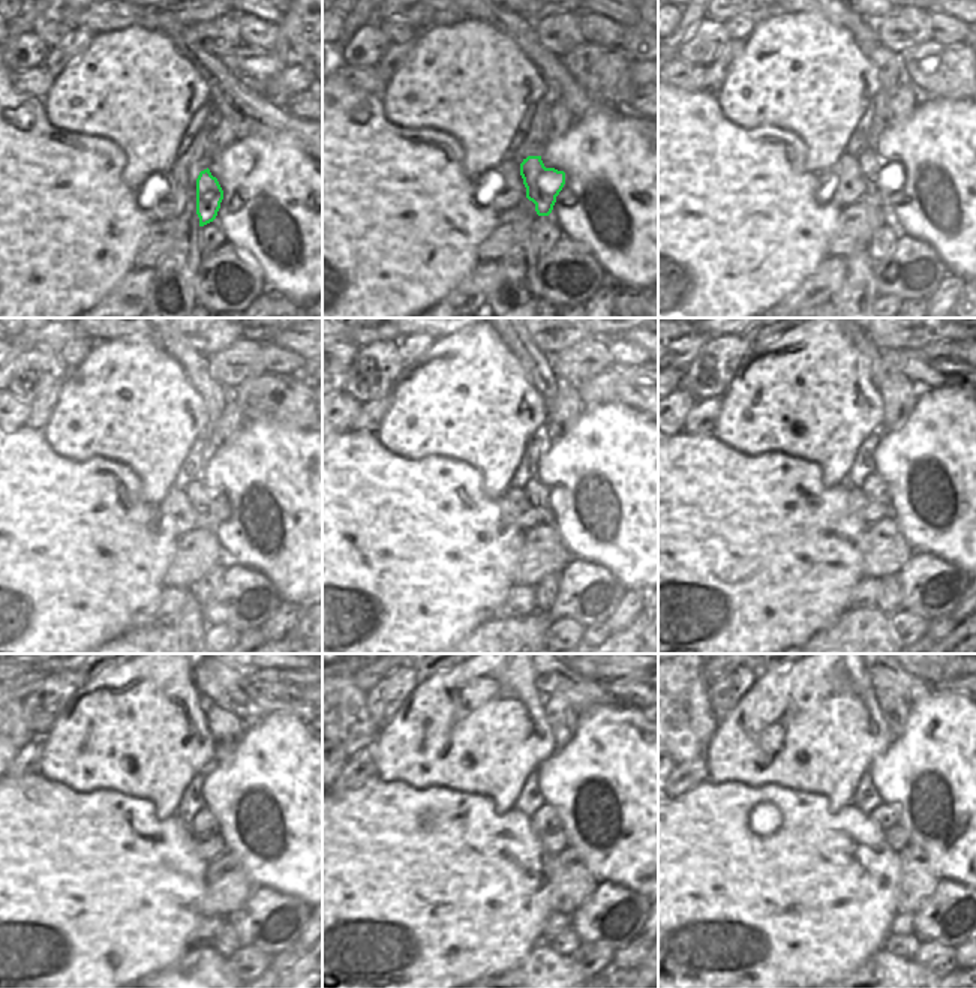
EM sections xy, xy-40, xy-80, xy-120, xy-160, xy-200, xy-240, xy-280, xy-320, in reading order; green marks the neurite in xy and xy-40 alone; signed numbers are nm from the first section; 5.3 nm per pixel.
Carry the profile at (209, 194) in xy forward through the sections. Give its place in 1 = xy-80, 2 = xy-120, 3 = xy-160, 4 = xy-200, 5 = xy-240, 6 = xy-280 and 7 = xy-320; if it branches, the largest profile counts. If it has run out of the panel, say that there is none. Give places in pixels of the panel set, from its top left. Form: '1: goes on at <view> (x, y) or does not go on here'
1: goes on at xy-80 (879, 177)
2: goes on at xy-120 (210, 514)
3: goes on at xy-160 (538, 495)
4: goes on at xy-200 (874, 488)
5: goes on at xy-240 (204, 823)
6: goes on at xy-280 (544, 819)
7: goes on at xy-320 (888, 816)

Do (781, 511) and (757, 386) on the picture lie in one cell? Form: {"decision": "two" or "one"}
{"decision": "two"}

